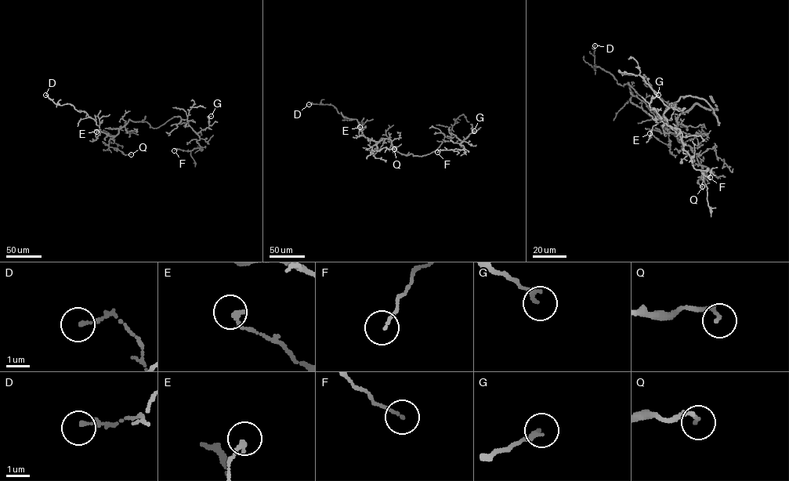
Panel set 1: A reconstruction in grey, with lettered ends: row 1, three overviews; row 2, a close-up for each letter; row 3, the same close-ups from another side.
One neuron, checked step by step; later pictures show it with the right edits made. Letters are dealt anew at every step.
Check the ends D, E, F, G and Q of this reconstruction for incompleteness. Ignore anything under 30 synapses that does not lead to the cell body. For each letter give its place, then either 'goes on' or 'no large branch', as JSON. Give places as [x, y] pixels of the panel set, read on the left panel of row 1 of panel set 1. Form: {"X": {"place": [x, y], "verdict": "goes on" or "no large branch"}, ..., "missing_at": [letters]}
{"D": {"place": [45, 95], "verdict": "no large branch"}, "E": {"place": [96, 132], "verdict": "no large branch"}, "F": {"place": [174, 150], "verdict": "no large branch"}, "G": {"place": [211, 116], "verdict": "no large branch"}, "Q": {"place": [131, 154], "verdict": "no large branch"}, "missing_at": []}

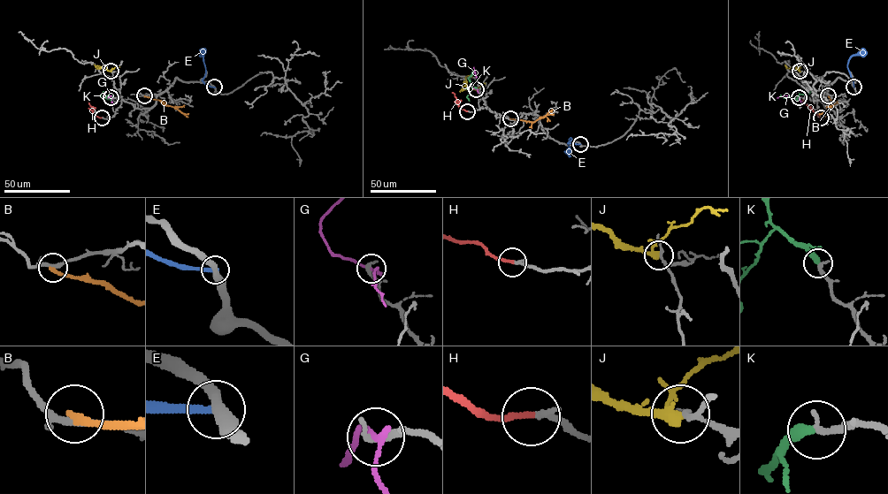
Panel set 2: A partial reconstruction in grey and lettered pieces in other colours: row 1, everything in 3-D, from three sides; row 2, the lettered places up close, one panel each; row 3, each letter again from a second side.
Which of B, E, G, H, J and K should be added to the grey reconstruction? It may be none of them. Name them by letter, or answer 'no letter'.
H, K

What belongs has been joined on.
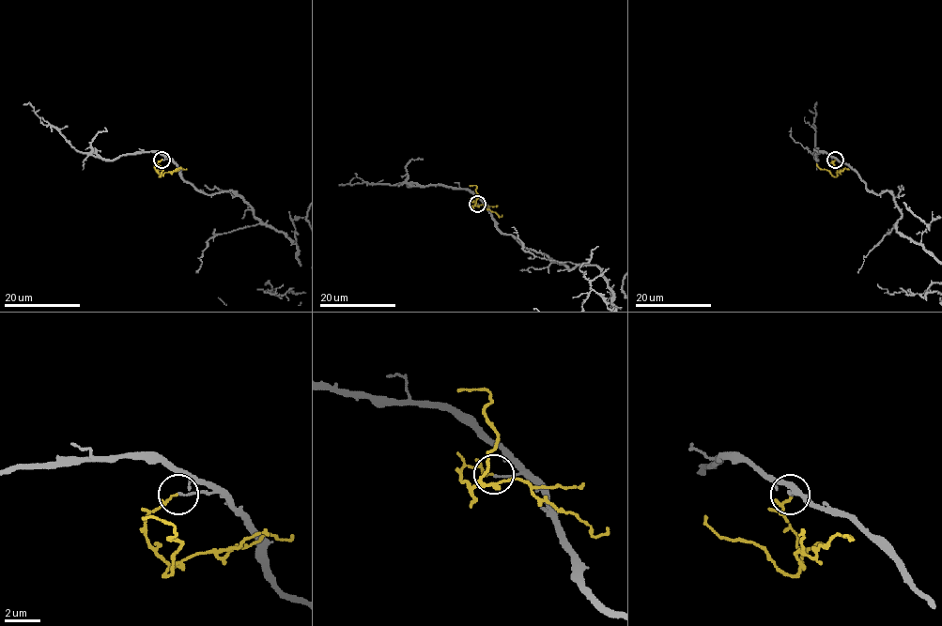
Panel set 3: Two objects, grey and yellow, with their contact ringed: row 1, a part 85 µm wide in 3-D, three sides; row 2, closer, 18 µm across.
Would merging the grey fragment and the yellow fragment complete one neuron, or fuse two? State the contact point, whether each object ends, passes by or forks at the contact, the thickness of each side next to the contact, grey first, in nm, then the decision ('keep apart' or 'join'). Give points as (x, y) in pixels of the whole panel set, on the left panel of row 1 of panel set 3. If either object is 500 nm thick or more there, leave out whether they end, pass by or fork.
at (162, 160); grey ends there; yellow ends there; 130 nm thick on the grey side, 120 nm on the other; keep apart

